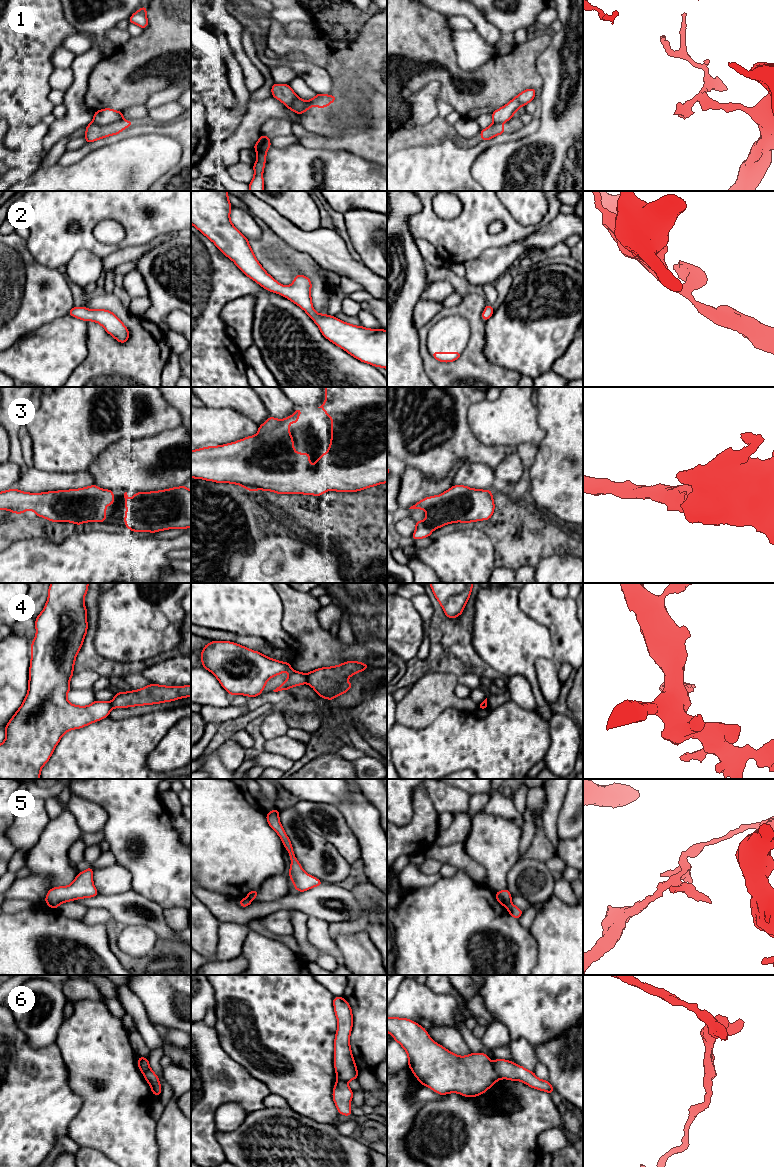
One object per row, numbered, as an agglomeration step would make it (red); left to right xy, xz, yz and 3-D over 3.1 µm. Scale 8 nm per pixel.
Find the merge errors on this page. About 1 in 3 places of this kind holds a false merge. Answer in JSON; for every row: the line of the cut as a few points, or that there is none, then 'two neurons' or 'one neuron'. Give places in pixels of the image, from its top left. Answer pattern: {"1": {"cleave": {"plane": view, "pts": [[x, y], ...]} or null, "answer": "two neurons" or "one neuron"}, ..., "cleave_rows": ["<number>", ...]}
{"1": {"cleave": {"plane": "xy", "pts": [[122, 118], [119, 121], [107, 124], [96, 124], [92, 121]]}, "answer": "two neurons"}, "2": {"cleave": null, "answer": "one neuron"}, "3": {"cleave": null, "answer": "one neuron"}, "4": {"cleave": {"plane": "xz", "pts": [[306, 674], [307, 682]]}, "answer": "two neurons"}, "5": {"cleave": {"plane": "yz", "pts": [[510, 902], [506, 907]]}, "answer": "two neurons"}, "6": {"cleave": {"plane": "yz", "pts": [[492, 1064], [499, 1078]]}, "answer": "two neurons"}, "cleave_rows": ["1", "4", "5", "6"]}

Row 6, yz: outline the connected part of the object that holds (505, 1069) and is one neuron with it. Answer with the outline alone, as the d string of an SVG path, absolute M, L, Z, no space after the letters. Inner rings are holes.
M496 1058L493 1067L499 1079L522 1081L534 1089L545 1091L549 1094L554 1091L549 1081L539 1079L533 1071L529 1071L509 1060Z

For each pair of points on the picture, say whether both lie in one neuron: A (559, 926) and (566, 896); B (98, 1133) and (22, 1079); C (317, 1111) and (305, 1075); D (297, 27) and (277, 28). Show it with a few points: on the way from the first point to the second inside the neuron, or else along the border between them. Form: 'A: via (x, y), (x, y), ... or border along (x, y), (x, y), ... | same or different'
A: border along (553, 894), (566, 903), (572, 904) | different
B: border along (75, 1093), (82, 1105), (66, 1135) | different
C: via (316, 1102), (310, 1095), (307, 1084) | same
D: border along (284, 25), (284, 30), (289, 35), (301, 39) | different

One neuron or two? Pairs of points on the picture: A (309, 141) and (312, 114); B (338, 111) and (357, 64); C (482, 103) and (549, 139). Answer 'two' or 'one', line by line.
A: two
B: two
C: two

